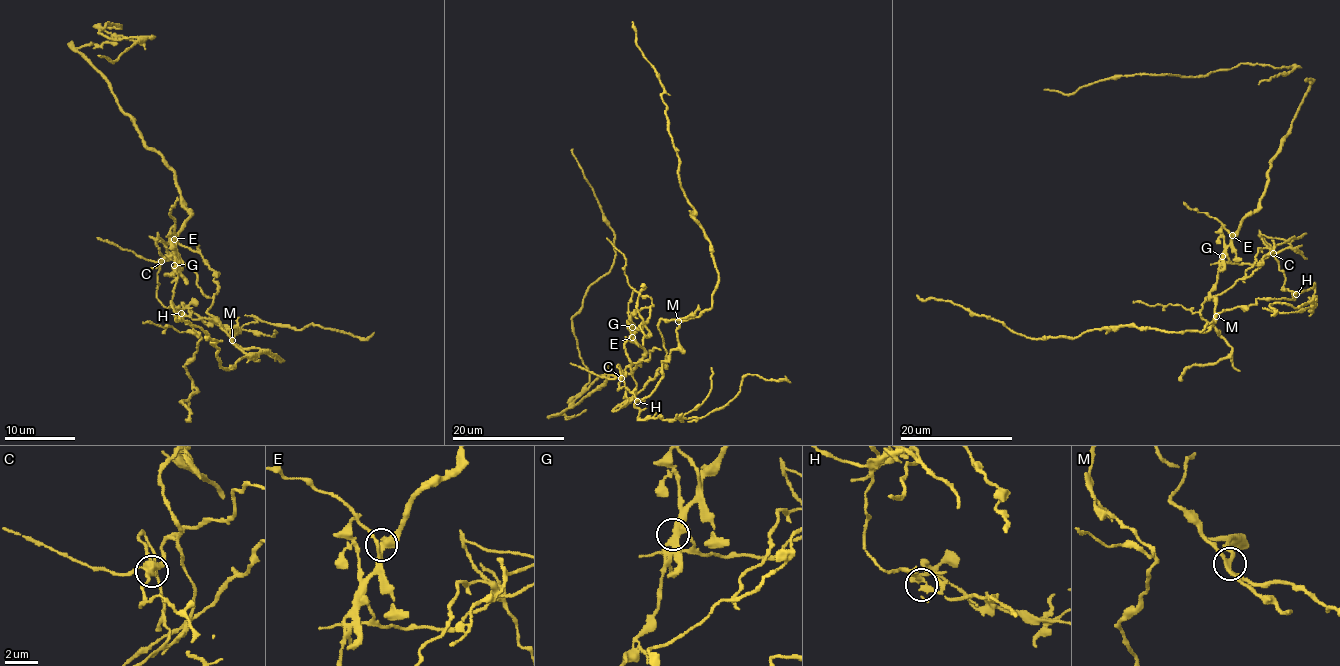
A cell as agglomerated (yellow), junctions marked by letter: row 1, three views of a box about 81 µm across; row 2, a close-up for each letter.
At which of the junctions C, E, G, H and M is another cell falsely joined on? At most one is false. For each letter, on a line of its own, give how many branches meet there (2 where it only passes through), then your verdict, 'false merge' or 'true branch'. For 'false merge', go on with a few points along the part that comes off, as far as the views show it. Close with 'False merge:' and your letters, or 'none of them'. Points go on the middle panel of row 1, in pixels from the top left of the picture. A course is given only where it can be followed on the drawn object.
C: 4 | false merge | (622, 377), (626, 368), (647, 361), (650, 349), (661, 349)
E: 4 | true branch
G: 3 | true branch
H: 3 | true branch
M: 3 | true branch
False merge: C

